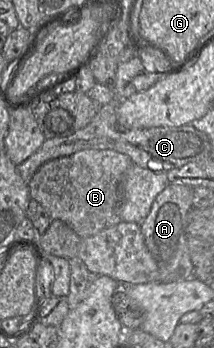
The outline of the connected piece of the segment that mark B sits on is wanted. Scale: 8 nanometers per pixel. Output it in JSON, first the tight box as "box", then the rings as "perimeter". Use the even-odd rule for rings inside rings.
{"box":[28,149,134,239],"perimeter":[[[106,149],[81,150],[72,155],[49,160],[42,164],[28,183],[31,199],[40,203],[52,219],[69,225],[83,239],[117,225],[121,220],[121,181],[134,163],[129,156]]]}

